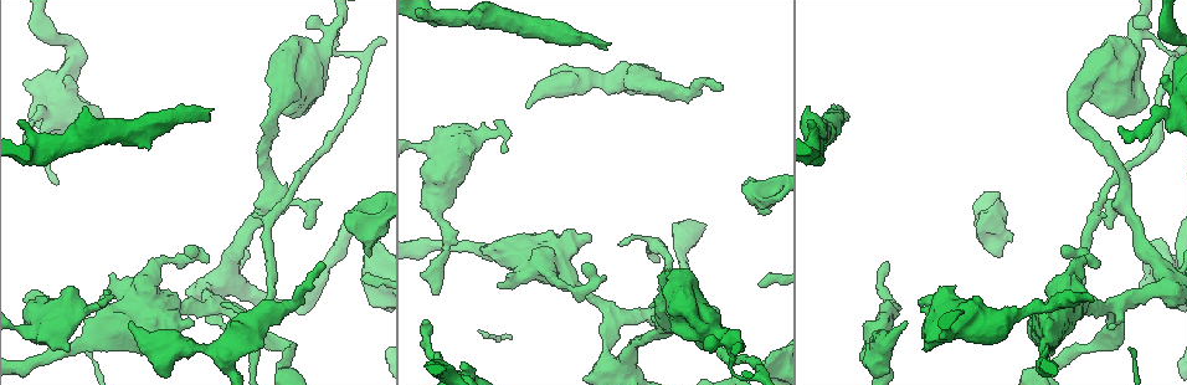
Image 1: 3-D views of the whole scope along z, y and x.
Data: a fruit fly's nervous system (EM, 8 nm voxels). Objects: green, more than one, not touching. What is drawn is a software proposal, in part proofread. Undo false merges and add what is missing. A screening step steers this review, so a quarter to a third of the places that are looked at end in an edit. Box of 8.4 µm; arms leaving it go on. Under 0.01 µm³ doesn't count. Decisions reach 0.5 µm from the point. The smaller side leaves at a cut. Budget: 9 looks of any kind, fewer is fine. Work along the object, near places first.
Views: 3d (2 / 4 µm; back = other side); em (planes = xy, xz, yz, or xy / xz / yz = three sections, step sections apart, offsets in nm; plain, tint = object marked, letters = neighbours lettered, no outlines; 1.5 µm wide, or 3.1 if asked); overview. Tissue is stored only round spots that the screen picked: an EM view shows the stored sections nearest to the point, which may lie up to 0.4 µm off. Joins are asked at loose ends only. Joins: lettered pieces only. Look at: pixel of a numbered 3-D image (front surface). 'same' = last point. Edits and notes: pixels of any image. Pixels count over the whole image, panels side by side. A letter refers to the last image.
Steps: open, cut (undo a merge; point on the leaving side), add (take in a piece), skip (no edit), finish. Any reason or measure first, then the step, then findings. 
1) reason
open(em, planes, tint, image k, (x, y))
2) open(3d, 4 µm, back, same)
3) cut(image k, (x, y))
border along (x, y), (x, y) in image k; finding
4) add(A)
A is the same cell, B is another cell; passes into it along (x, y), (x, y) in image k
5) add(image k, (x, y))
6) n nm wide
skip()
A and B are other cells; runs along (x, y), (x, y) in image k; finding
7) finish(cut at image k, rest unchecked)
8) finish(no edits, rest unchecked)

branch stops here
open(em, planes, letters, image 1, (1093, 298))

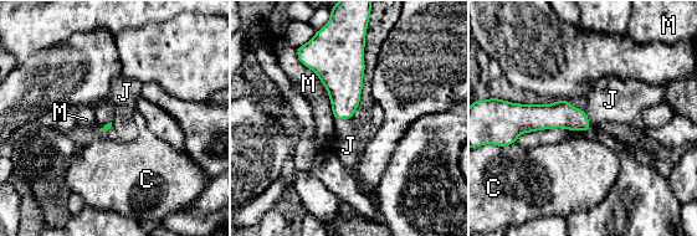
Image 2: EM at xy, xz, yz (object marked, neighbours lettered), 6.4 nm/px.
add(J)
J is the same cell, C and M are other cells; the neuron continues

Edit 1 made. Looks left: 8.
see it whole again
open(overview)

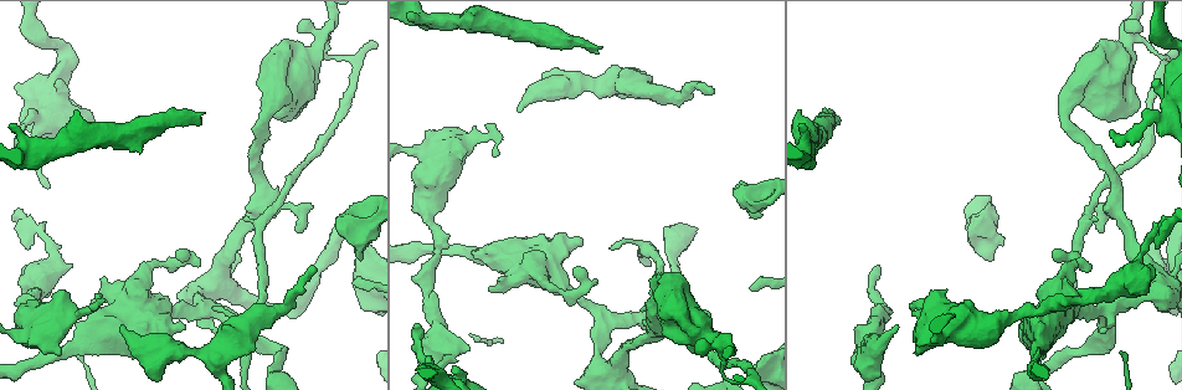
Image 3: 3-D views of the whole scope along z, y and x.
open(em, planes, letters, image 3, (57, 355))

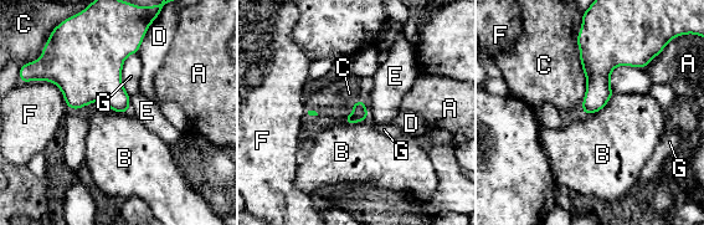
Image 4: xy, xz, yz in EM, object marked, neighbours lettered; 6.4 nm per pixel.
skip()
A, B, C, D, E, F and G are other cells; border along (613, 95), (602, 108), (582, 113) in image 4; none of them fits

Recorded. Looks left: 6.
sudden change in width
open(3d, 2 µm, image 3, (684, 92))

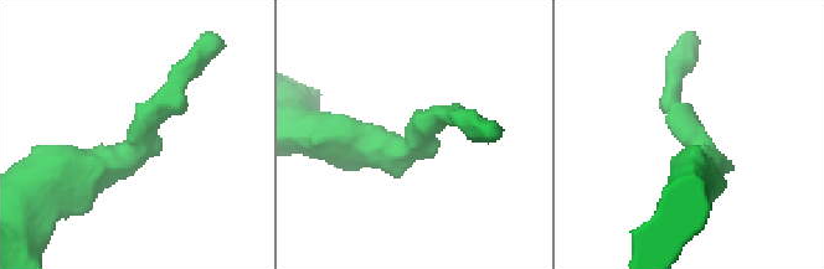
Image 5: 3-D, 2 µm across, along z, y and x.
need the tissue
open(em, xy, step 4, tint, image 5, (137, 147))

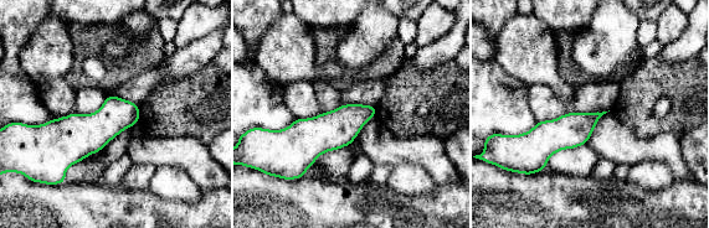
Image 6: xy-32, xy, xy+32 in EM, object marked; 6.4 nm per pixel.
cut it another way
open(em, planes, letters, same)

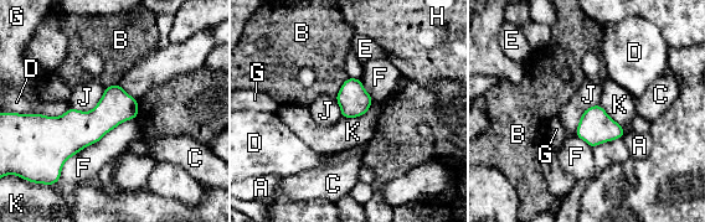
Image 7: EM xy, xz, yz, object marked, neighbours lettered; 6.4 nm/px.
skip()
A, B, C, D, E, F, G, H, J and K are other cells; one neuron here

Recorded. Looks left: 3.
stops while still wide
open(3d, 4 µm, image 3, (307, 105))

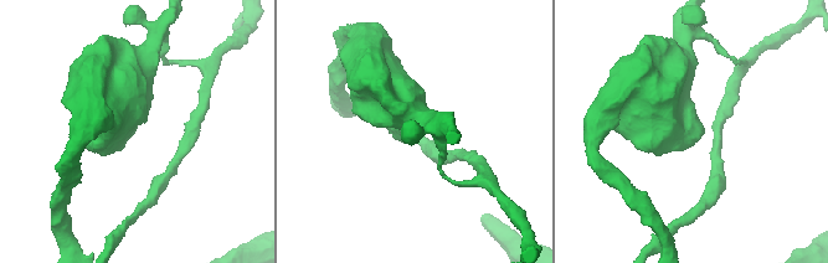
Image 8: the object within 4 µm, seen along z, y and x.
now the EM
open(em, xz, step 8, letters, image 8, (704, 130))

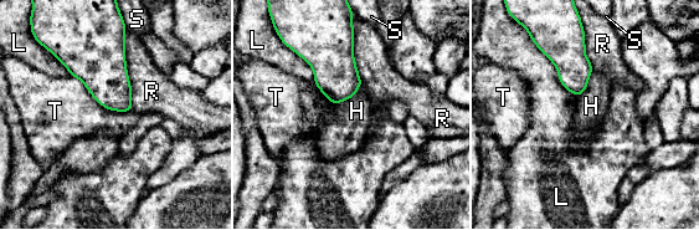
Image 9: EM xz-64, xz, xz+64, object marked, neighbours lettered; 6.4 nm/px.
open(em, planes, letters, same)

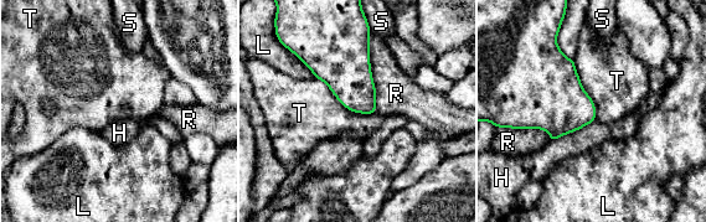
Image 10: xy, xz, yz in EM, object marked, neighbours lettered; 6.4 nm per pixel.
skip()
H, L, R, S and T are other cells; no lettered piece goes on from it

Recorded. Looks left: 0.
finish(add at image 2, rest unchecked)

